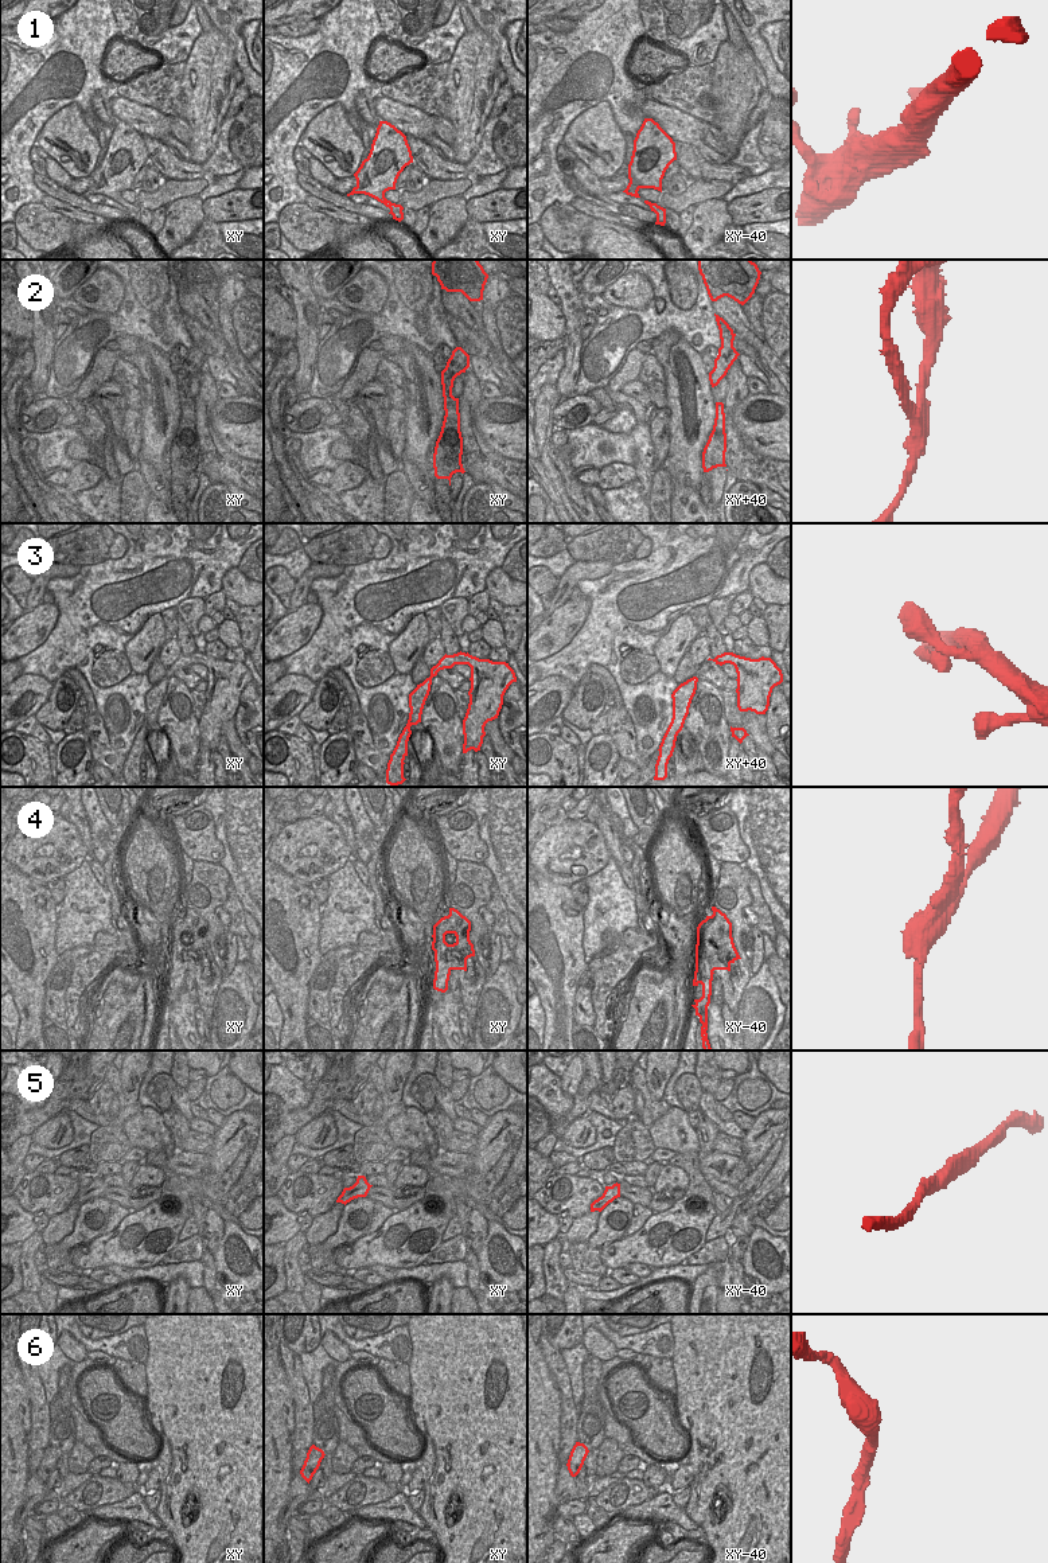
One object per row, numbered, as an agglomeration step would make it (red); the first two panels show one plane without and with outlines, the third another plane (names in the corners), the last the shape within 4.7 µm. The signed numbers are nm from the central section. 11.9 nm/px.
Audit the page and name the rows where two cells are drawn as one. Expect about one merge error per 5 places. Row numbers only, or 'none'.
2, 4, 6

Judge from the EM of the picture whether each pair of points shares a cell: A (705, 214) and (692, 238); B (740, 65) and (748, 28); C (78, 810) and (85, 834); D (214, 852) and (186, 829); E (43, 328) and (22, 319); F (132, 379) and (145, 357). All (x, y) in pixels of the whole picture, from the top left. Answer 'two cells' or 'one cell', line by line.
A: one cell
B: two cells
C: one cell
D: one cell
E: two cells
F: two cells

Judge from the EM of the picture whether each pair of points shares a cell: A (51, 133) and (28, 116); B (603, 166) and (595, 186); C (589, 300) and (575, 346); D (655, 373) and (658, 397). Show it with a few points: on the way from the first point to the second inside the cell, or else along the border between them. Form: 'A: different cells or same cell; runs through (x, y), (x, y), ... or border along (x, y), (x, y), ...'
A: different cells; border along (66, 106), (46, 121), (35, 143)
B: different cells; border along (577, 158), (600, 178)
C: different cells; border along (579, 292), (580, 301), (588, 310)
D: same cell; runs through (657, 378), (658, 392)

